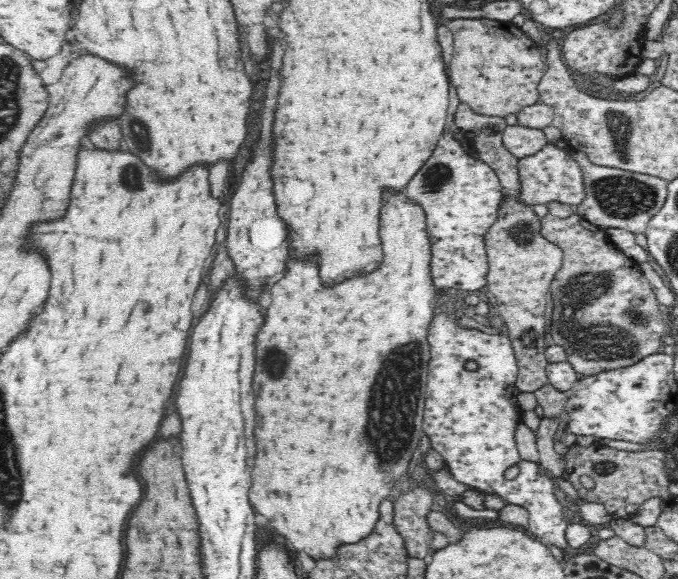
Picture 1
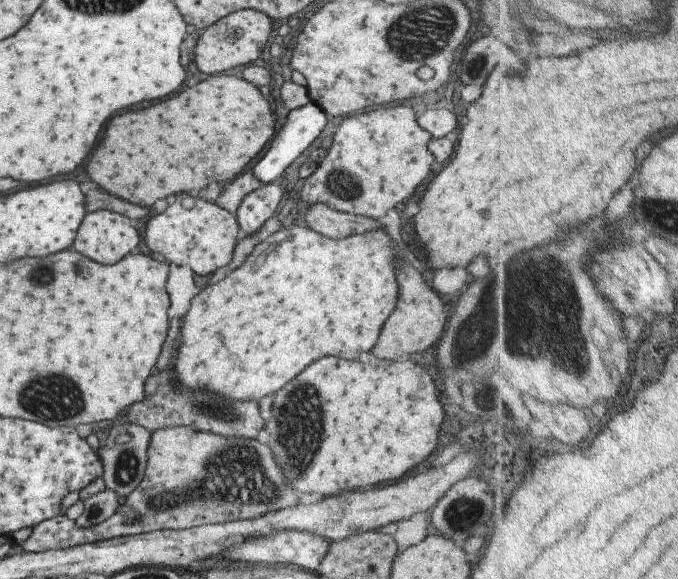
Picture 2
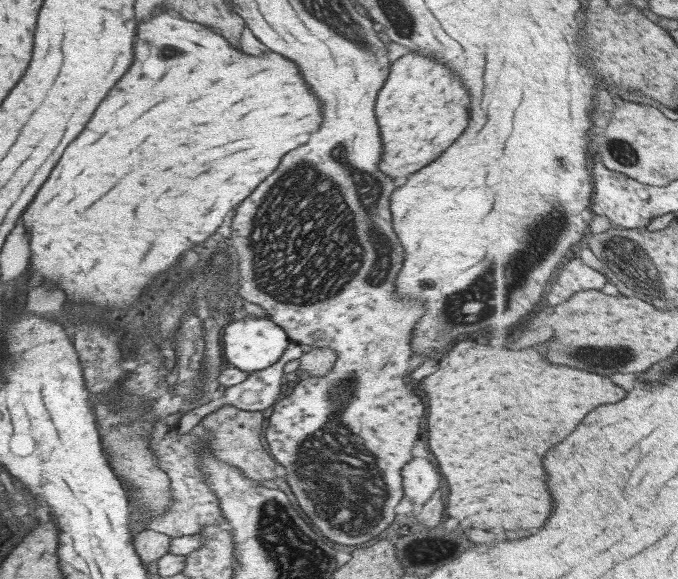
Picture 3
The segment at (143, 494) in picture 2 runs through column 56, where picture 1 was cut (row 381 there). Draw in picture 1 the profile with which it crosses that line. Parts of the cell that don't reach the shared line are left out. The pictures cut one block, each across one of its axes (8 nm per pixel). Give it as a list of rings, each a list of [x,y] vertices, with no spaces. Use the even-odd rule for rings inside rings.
[[[512,201],[499,209],[496,222],[484,236],[488,259],[485,292],[492,296],[497,314],[504,319],[518,365],[515,385],[522,393],[533,393],[549,384],[545,371],[549,362],[544,355],[546,320],[542,314],[550,296],[550,284],[563,260],[562,250],[540,234],[540,225],[541,219],[536,217],[531,207]]]

